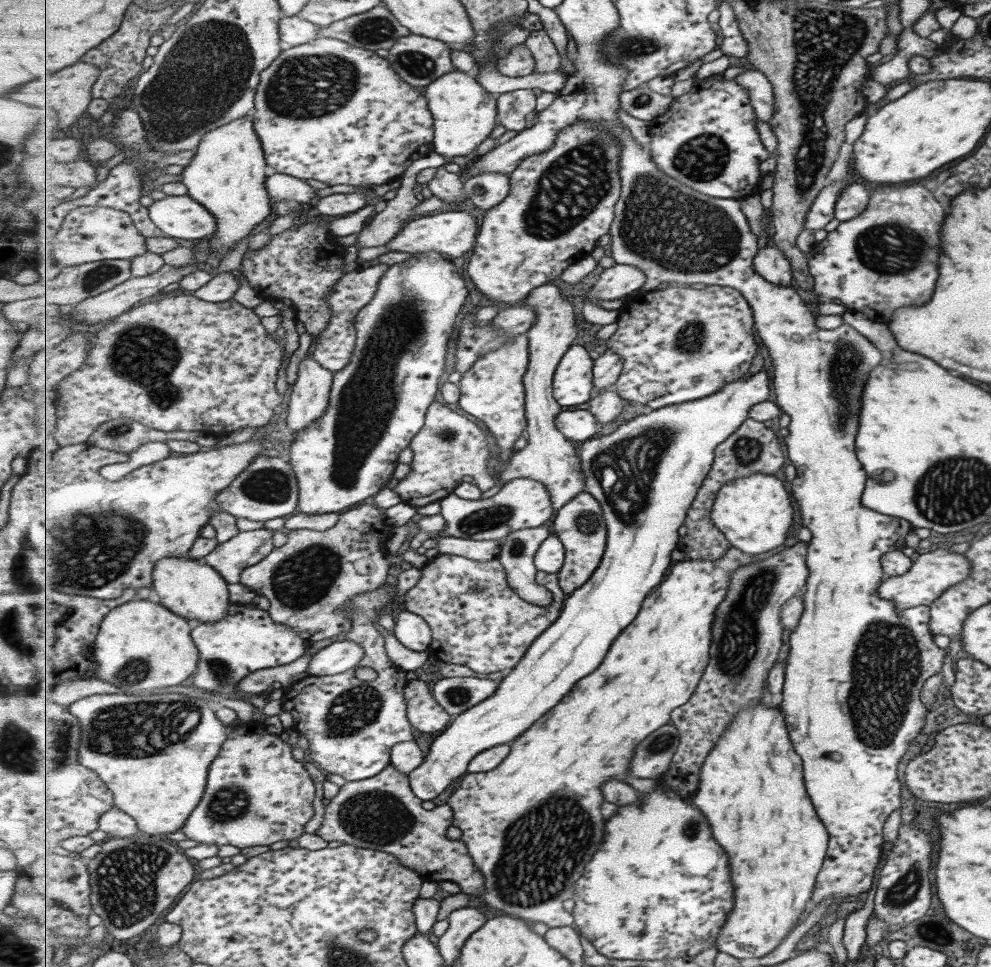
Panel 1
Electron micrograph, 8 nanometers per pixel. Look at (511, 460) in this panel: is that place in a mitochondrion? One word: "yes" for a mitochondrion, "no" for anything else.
no

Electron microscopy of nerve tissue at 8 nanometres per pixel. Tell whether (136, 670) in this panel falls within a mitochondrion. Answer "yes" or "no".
yes

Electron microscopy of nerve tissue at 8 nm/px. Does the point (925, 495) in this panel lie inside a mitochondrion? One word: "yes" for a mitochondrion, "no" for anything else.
yes

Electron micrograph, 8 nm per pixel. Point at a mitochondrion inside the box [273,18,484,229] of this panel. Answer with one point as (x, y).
(417, 64)

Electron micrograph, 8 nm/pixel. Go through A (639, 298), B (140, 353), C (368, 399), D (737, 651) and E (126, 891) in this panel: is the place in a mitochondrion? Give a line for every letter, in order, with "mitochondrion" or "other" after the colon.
A: other
B: mitochondrion
C: mitochondrion
D: mitochondrion
E: mitochondrion

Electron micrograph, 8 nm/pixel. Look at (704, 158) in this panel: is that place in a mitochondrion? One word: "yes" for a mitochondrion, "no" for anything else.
yes

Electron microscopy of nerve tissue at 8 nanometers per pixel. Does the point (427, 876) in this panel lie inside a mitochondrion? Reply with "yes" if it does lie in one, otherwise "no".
no

